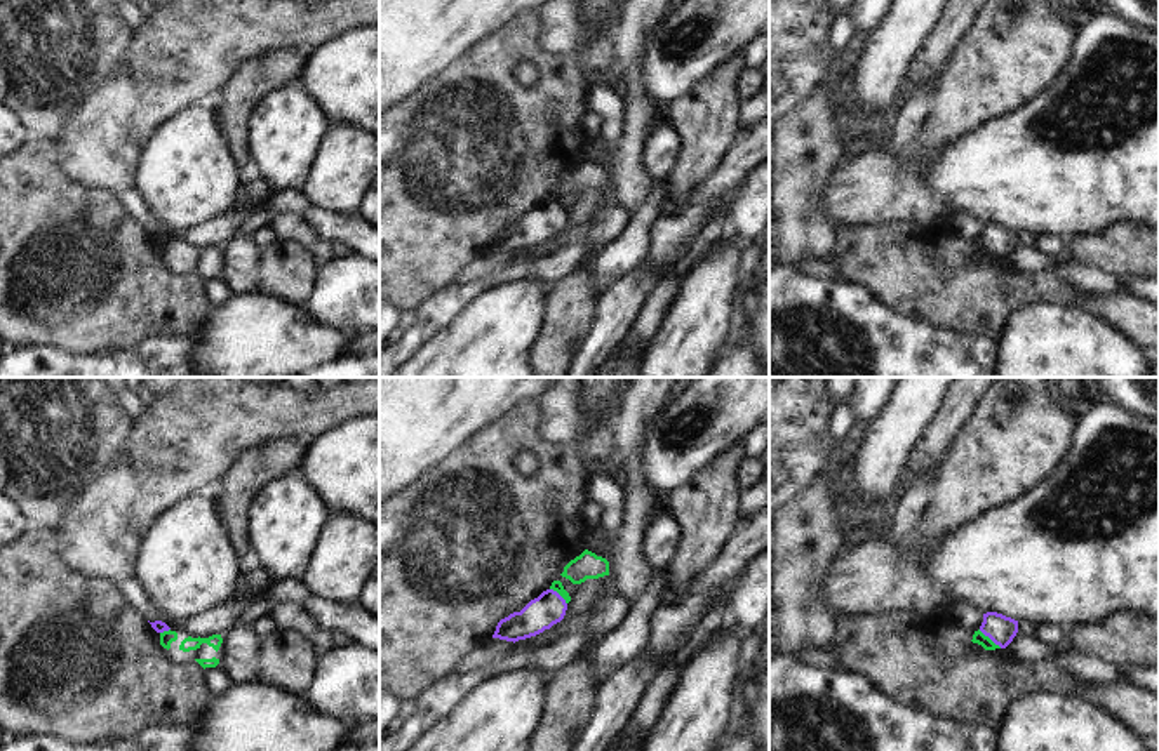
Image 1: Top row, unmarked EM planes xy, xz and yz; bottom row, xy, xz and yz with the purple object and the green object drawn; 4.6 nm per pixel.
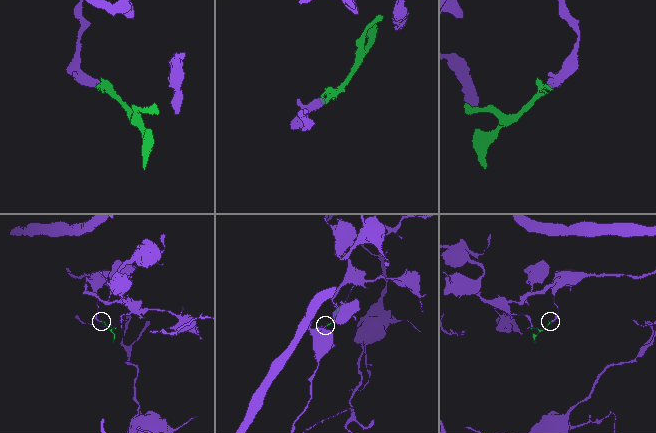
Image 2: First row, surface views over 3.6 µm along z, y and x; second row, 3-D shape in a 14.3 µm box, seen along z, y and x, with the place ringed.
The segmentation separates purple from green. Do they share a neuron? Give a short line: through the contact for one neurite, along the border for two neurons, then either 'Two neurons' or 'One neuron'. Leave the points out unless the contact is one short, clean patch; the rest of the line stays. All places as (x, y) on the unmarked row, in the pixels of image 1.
Line: yz (978, 240), (1001, 258). Two neurons.

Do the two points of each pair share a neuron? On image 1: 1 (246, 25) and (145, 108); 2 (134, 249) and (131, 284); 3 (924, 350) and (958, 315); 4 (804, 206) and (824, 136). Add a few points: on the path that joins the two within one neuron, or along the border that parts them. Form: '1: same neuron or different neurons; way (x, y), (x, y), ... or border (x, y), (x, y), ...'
1: same neuron; way (221, 32), (169, 84)
2: same neuron; way (131, 258), (131, 275)
3: different neurons; border (907, 313), (985, 336)
4: same neuron; way (804, 188), (804, 169), (815, 159), (815, 153)

